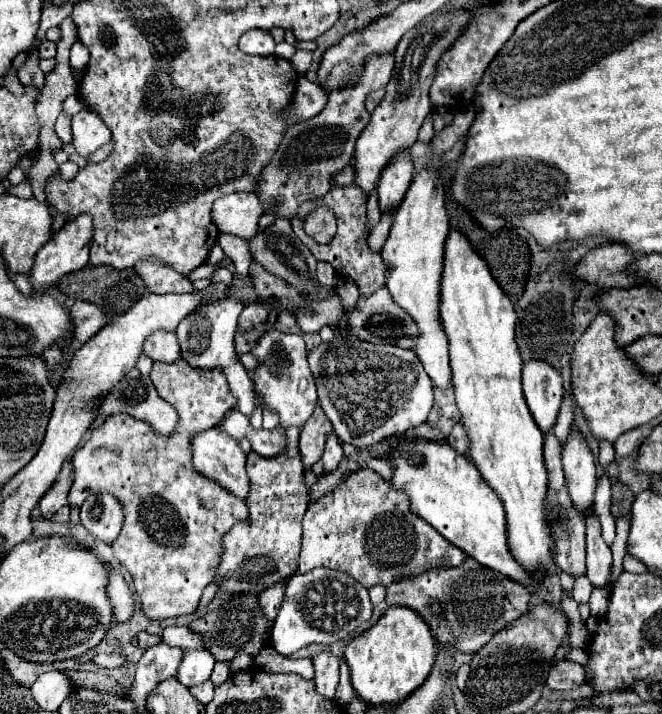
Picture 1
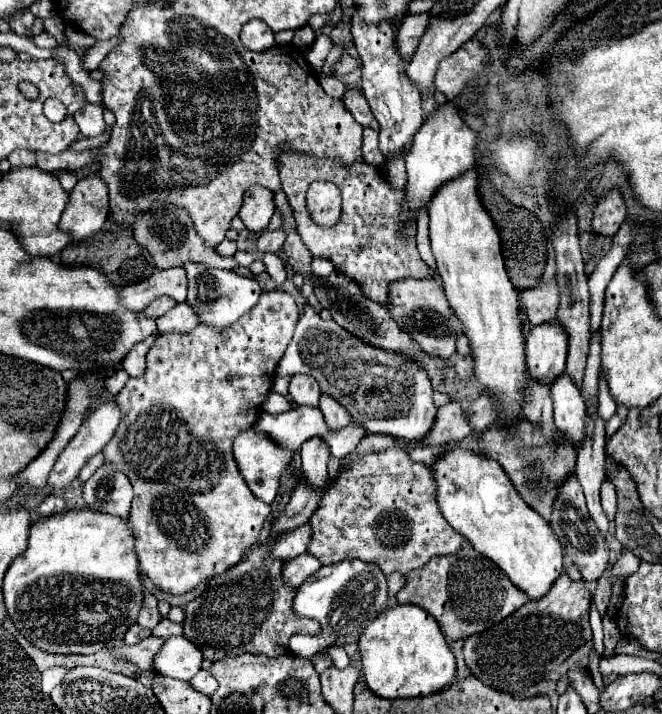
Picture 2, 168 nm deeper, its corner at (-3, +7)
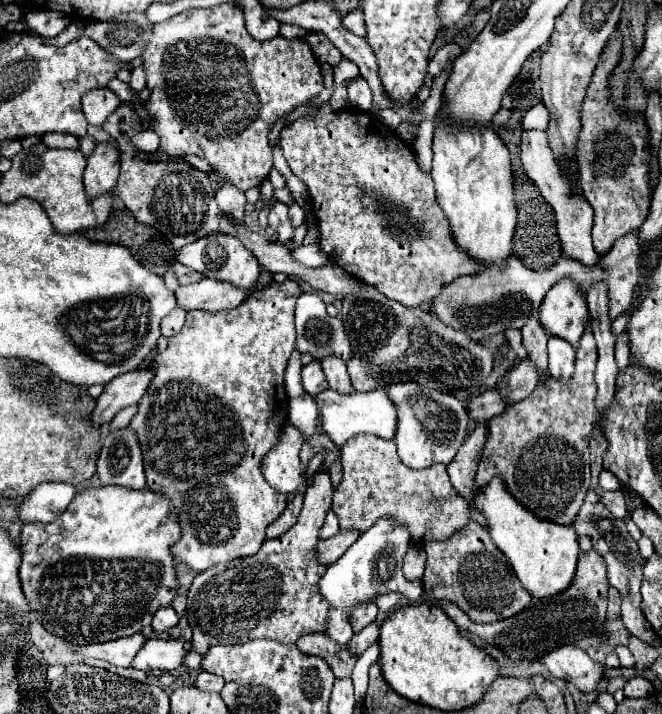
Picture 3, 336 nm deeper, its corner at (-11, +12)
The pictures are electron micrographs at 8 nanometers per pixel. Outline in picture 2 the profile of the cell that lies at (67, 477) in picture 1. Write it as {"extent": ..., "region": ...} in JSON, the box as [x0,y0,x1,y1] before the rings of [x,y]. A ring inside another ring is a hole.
{"extent":[48,401,120,491],"region":[[[108,401],[108,403],[98,405],[98,407],[94,409],[94,413],[90,413],[90,415],[92,415],[92,417],[88,417],[88,419],[82,423],[82,427],[78,429],[78,433],[74,435],[74,439],[66,445],[66,449],[64,449],[64,451],[60,453],[60,457],[58,457],[54,469],[52,469],[50,477],[48,477],[48,487],[50,487],[52,491],[60,491],[60,489],[66,489],[66,487],[72,485],[72,481],[78,477],[78,473],[80,473],[80,469],[86,465],[86,461],[88,461],[92,455],[100,453],[100,451],[104,449],[104,445],[112,439],[112,433],[116,431],[116,425],[118,425],[118,421],[120,421],[120,411],[118,411],[118,407],[116,407],[114,401]]]}

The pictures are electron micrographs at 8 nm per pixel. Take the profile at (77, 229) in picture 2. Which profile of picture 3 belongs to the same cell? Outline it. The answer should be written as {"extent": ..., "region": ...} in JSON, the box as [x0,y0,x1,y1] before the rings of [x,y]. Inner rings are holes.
{"extent":[84,142,120,196],"region":[[[104,142],[96,144],[96,148],[88,156],[88,166],[84,170],[84,184],[90,196],[98,196],[116,188],[120,172],[120,154],[118,148]]]}

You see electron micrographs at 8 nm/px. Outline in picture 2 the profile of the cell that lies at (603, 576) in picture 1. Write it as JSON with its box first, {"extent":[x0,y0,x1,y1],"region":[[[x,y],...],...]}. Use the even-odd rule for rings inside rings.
{"extent":[576,419,608,535],"region":[[[588,419],[586,441],[576,459],[576,477],[584,489],[590,517],[600,533],[608,535],[608,517],[600,507],[600,485],[604,481],[604,421]]]}

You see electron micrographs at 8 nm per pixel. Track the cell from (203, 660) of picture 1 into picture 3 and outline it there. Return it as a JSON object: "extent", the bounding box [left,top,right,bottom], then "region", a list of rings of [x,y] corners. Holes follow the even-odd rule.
{"extent":[130,638,188,672],"region":[[[148,638],[148,644],[134,656],[130,668],[144,672],[170,672],[184,664],[188,642],[174,638]]]}

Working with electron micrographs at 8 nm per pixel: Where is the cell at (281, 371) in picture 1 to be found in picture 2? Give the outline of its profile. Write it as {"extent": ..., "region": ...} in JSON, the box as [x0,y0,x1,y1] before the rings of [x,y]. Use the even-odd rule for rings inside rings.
{"extent":[288,375,322,407],"region":[[[292,375],[288,393],[296,405],[308,405],[308,407],[318,407],[318,399],[322,395],[316,381],[312,381],[312,377],[308,375]]]}

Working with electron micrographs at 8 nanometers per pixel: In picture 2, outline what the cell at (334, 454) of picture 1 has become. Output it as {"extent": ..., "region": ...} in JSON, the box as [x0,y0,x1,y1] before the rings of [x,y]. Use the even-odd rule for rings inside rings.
{"extent":[318,395,350,429],"region":[[[328,395],[320,397],[320,407],[318,409],[324,413],[328,429],[342,429],[346,423],[350,423],[350,415]]]}

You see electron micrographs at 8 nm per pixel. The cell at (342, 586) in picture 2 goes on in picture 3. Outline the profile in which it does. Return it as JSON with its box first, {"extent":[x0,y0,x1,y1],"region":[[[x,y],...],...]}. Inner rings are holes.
{"extent":[320,518,422,644],"region":[[[380,518],[376,524],[372,524],[372,528],[368,528],[368,532],[362,532],[362,536],[348,548],[344,556],[340,556],[340,560],[328,566],[320,582],[320,592],[330,602],[330,624],[326,634],[332,640],[348,644],[354,636],[354,630],[348,622],[350,610],[362,602],[372,602],[380,594],[400,592],[408,598],[408,602],[420,602],[422,580],[410,582],[402,574],[402,558],[410,546],[412,538],[404,524],[396,524],[396,520],[392,518]]]}

